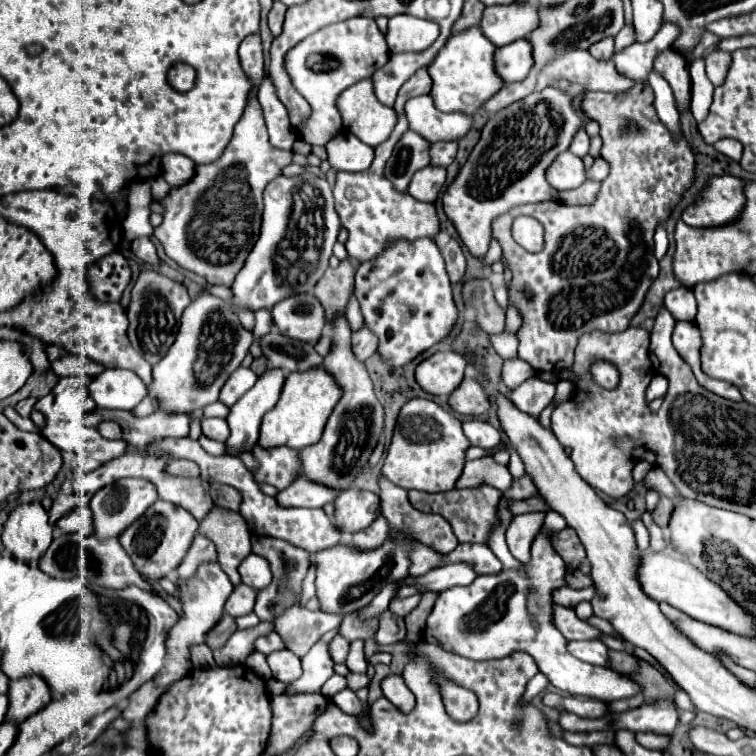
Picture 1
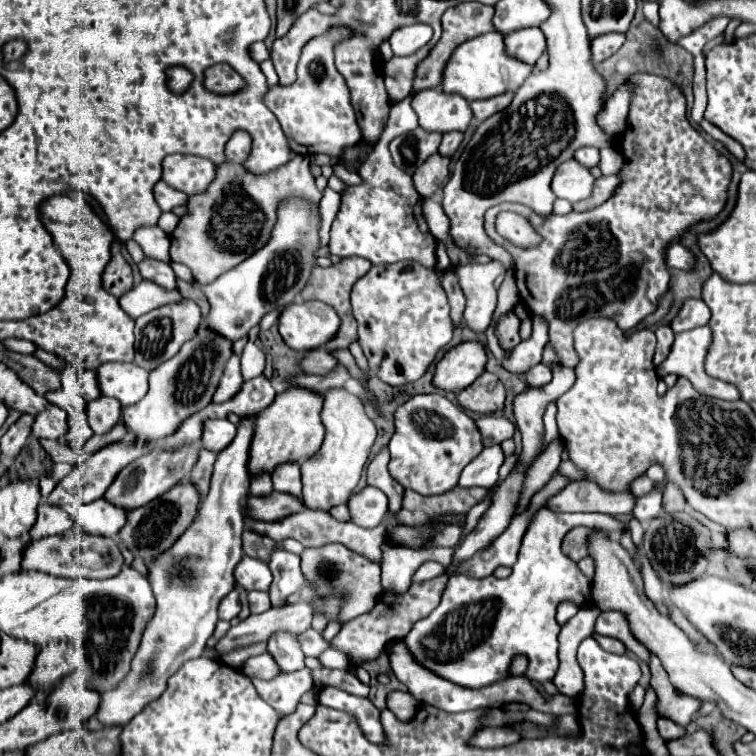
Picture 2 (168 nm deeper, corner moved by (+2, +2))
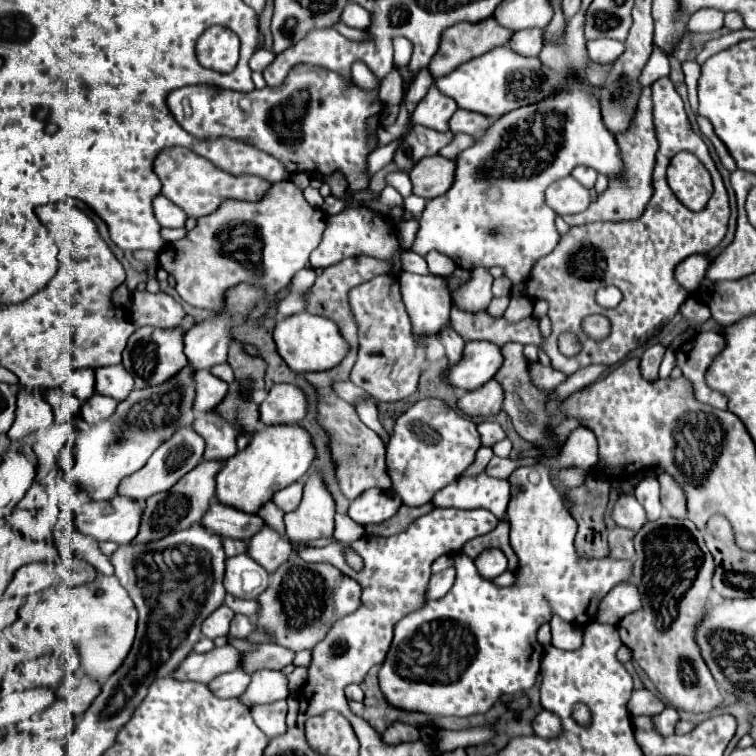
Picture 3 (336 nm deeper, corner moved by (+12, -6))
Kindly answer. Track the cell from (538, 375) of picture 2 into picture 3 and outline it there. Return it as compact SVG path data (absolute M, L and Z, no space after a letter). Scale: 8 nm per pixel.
M532 363L530 365L530 375L532 381L540 387L540 389L550 389L550 387L558 387L564 381L564 373L556 371L554 367L544 367L540 363Z

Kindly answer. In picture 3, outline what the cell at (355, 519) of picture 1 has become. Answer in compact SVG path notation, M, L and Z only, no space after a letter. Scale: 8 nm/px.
M368 489L350 503L348 515L360 525L382 523L394 517L400 505L402 505L402 499L398 495L382 489Z

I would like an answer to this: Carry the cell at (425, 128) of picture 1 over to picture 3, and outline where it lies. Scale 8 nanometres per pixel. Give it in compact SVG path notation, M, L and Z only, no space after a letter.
M432 85L428 95L418 103L416 111L412 113L412 123L426 125L436 131L448 131L448 119L454 115L456 109L456 101L446 97L438 91L436 85Z

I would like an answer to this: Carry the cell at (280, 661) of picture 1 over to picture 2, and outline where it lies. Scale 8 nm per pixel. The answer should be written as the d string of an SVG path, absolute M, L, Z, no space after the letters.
M262 653L256 657L250 657L244 665L242 665L242 673L246 673L246 677L258 677L258 679L274 679L280 671L278 671L278 663L274 661L272 655Z

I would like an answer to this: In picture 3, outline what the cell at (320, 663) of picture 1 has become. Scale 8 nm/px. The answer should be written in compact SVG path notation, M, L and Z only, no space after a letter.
M286 701L254 707L252 719L268 735L268 739L286 733Z

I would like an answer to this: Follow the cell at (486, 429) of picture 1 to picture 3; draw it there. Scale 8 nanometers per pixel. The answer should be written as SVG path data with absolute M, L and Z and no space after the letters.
M486 419L486 421L482 421L482 423L478 425L478 429L480 429L482 445L486 445L486 447L492 447L496 441L500 441L500 439L506 437L502 425L500 425L498 421L494 421L494 419Z

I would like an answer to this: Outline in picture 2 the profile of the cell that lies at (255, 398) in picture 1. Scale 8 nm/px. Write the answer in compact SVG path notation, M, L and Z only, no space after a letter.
M240 417L236 437L216 457L210 493L202 501L198 517L188 531L182 533L178 543L150 565L148 581L152 583L156 597L156 613L144 631L130 675L122 679L114 691L102 695L102 705L96 717L104 725L126 725L146 703L162 695L168 687L168 679L178 673L186 661L198 659L204 653L206 641L214 633L218 621L218 605L222 597L234 589L232 573L242 559L242 503L250 485L248 455L252 435L252 417Z

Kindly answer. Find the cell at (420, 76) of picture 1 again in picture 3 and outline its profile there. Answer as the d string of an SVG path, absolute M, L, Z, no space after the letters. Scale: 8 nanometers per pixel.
M494 17L478 25L460 23L444 33L440 49L432 57L432 63L428 65L428 69L432 71L434 77L448 75L450 71L454 71L460 63L466 63L468 59L480 57L494 47L508 45L512 35L514 33L502 27Z

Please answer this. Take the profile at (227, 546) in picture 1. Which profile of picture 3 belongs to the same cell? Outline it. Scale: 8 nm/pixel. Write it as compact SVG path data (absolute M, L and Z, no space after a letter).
M229 639L229 643L240 651L240 667L248 675L260 669L284 669L292 663L294 653L276 647L274 643L250 643L246 639Z

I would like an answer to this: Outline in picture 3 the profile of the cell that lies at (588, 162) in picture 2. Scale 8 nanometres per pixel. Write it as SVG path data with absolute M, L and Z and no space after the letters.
M576 167L576 171L572 171L572 177L578 181L578 183L582 183L586 189L592 189L594 187L594 183L596 183L596 171L592 171L592 169L588 169L588 167Z

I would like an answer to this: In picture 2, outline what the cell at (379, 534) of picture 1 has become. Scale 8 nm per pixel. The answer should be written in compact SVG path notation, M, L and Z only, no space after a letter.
M330 543L318 549L304 549L302 553L302 573L308 581L312 581L316 595L328 595L330 591L350 591L350 603L342 609L342 615L338 617L340 621L350 621L366 611L370 611L380 595L380 563L370 561L362 553L356 553L348 549L342 543Z

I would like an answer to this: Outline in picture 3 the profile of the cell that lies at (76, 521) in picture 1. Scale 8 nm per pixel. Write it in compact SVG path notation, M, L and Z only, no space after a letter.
M116 497L108 503L86 503L76 515L76 527L96 541L130 543L140 529L142 505L128 497Z

